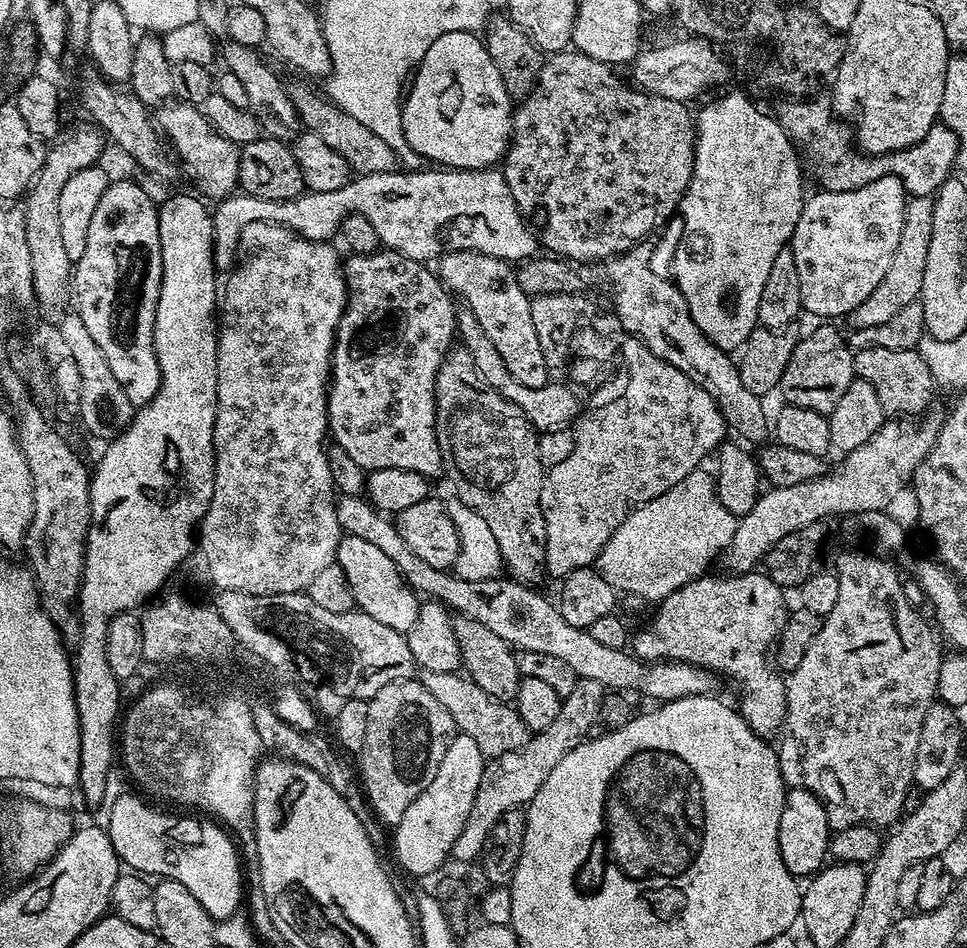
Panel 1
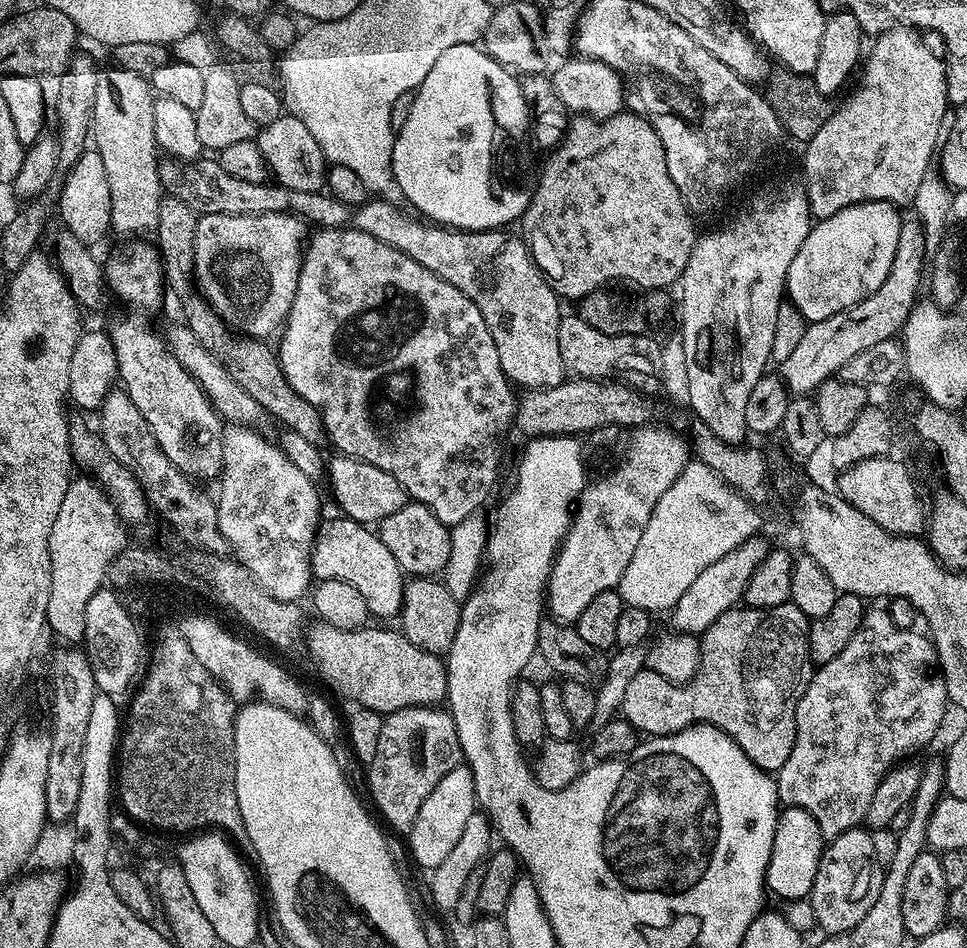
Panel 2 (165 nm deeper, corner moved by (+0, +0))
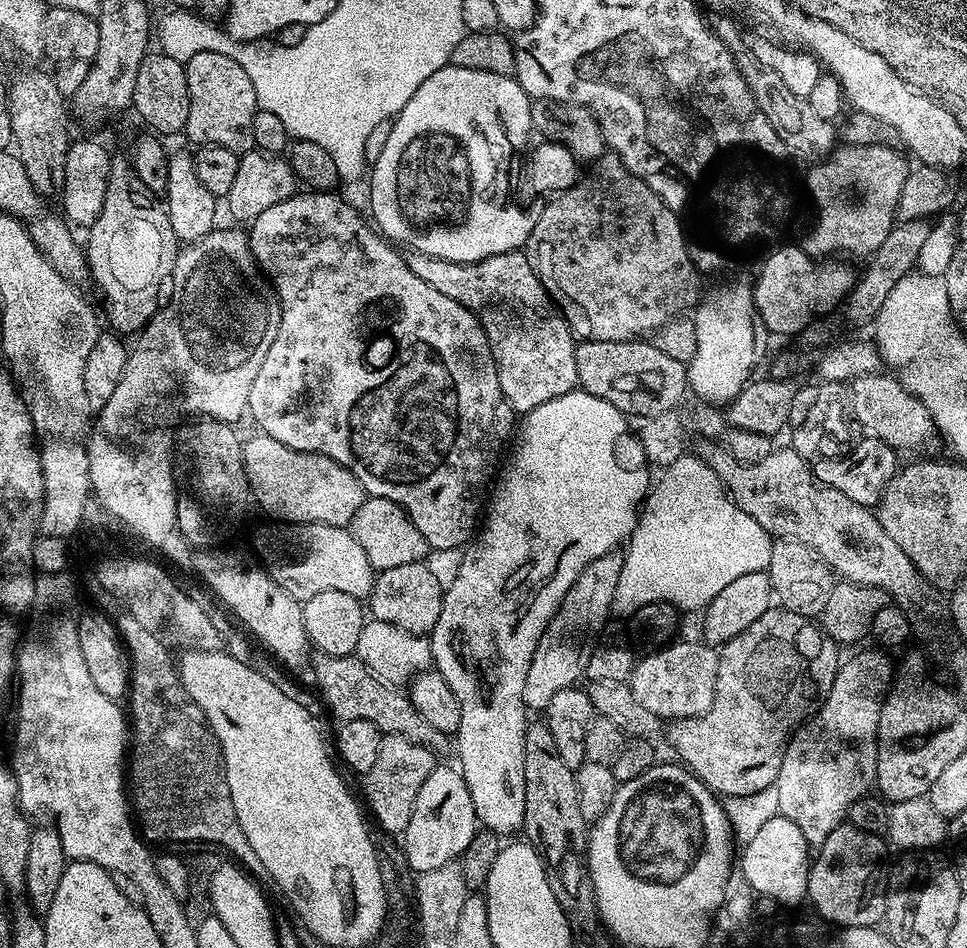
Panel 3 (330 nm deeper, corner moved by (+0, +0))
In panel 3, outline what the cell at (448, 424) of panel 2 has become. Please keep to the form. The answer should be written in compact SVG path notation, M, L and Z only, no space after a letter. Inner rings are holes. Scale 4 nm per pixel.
M297 191L289 200L278 202L278 206L262 210L262 214L258 214L258 218L251 221L247 229L248 241L257 265L270 281L280 301L278 335L270 350L266 350L266 358L254 377L254 386L250 386L247 415L250 420L252 416L253 422L260 427L257 429L263 435L274 438L274 442L282 442L282 446L290 446L295 452L322 454L346 466L346 470L358 478L368 496L390 498L390 502L398 502L398 506L406 510L410 522L414 522L414 526L418 526L426 538L429 549L463 549L477 535L486 508L486 497L501 463L500 451L508 435L514 432L514 413L510 402L506 402L502 394L502 382L498 382L498 370L488 339L473 312L454 302L454 298L446 298L442 290L434 290L434 286L422 282L422 278L410 270L407 259L403 255L399 256L396 253L399 251L379 231L374 230L367 219L364 221L342 197L336 195L335 191Z

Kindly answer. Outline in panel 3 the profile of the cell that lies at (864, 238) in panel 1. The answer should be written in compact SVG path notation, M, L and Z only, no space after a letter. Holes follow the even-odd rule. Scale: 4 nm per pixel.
M788 244L777 252L768 256L768 261L760 270L760 278L754 282L754 295L756 297L756 309L762 322L767 326L769 333L780 336L792 336L804 331L805 328L813 327L815 316L824 316L831 308L839 309L843 305L847 295L856 283L857 273L852 273L848 264L836 264L840 262L821 262L804 251L803 247Z

